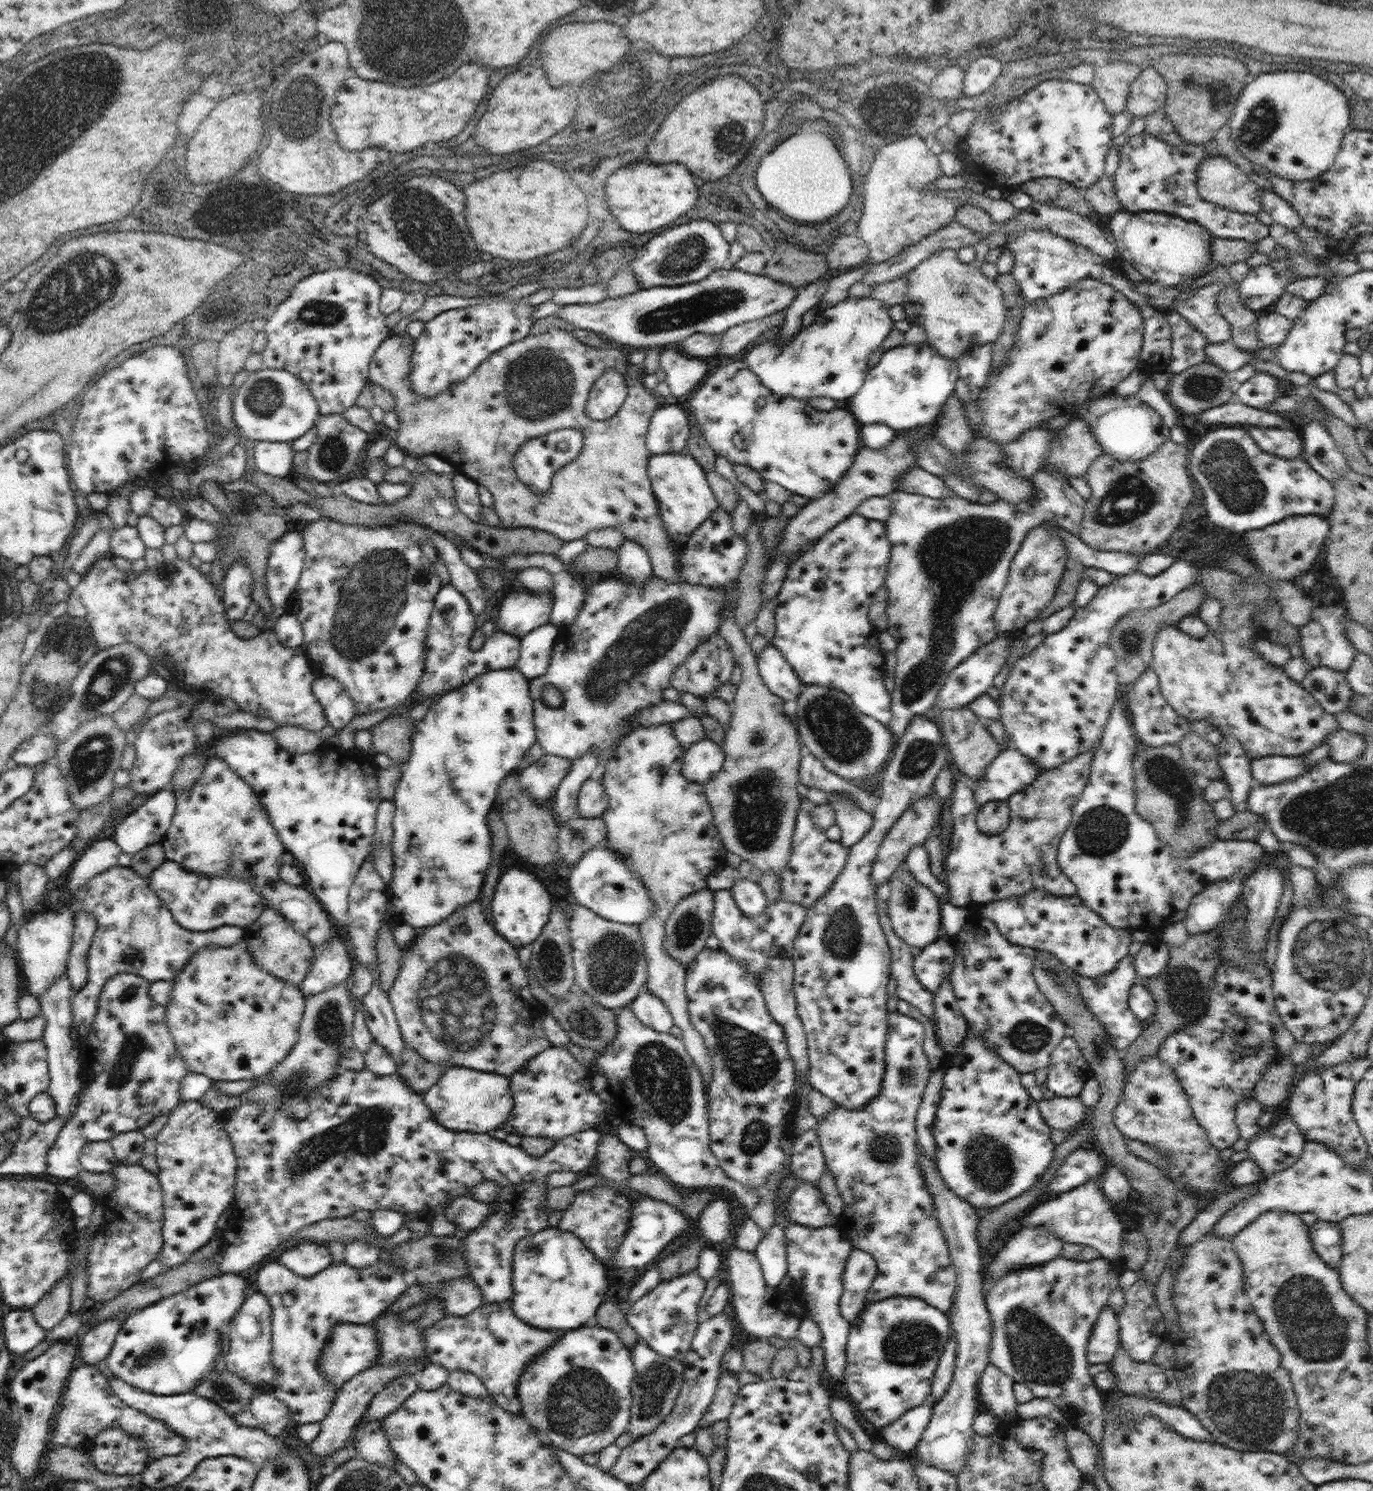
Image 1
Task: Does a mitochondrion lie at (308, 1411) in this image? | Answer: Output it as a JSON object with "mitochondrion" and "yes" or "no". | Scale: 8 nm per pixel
{"mitochondrion":"no"}

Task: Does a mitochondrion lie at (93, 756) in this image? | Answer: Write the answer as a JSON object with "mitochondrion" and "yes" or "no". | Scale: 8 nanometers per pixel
{"mitochondrion":"yes"}

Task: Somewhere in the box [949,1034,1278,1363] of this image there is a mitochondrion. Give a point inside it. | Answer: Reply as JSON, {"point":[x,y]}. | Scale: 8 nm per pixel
{"point":[989,1164]}

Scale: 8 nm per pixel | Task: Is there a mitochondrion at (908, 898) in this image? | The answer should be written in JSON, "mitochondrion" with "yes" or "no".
{"mitochondrion":"yes"}

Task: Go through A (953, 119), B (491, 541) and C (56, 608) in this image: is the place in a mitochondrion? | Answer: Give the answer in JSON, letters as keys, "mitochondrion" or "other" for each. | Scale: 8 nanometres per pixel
{"A":"other","B":"other","C":"other"}

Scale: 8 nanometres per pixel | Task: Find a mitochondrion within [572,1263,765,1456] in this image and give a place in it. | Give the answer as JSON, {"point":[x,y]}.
{"point":[655,1386]}

